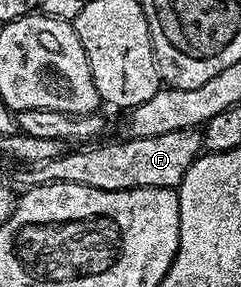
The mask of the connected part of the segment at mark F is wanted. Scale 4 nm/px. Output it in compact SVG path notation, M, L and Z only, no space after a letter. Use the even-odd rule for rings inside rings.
M197 130L163 132L163 136L126 137L125 142L105 142L102 146L73 148L57 158L43 160L34 166L18 169L17 182L21 188L42 186L48 182L87 184L104 190L130 190L131 188L155 188L180 186L187 168L203 150L203 138Z

